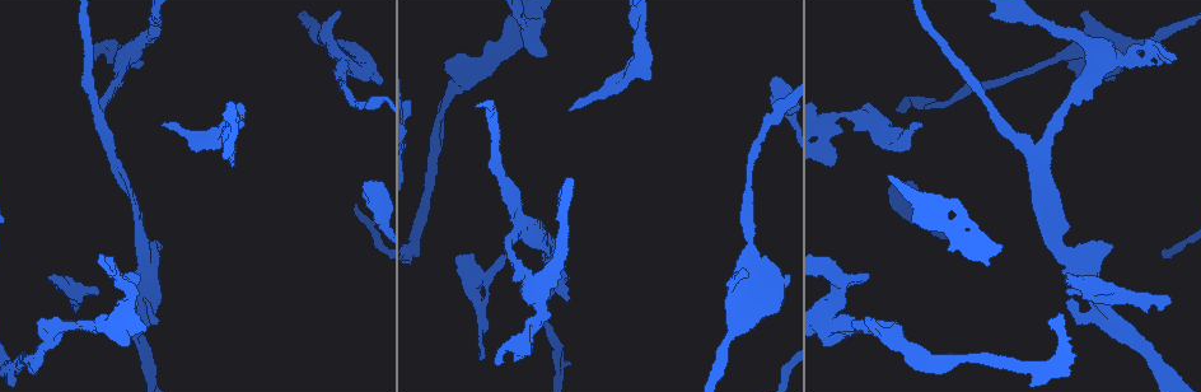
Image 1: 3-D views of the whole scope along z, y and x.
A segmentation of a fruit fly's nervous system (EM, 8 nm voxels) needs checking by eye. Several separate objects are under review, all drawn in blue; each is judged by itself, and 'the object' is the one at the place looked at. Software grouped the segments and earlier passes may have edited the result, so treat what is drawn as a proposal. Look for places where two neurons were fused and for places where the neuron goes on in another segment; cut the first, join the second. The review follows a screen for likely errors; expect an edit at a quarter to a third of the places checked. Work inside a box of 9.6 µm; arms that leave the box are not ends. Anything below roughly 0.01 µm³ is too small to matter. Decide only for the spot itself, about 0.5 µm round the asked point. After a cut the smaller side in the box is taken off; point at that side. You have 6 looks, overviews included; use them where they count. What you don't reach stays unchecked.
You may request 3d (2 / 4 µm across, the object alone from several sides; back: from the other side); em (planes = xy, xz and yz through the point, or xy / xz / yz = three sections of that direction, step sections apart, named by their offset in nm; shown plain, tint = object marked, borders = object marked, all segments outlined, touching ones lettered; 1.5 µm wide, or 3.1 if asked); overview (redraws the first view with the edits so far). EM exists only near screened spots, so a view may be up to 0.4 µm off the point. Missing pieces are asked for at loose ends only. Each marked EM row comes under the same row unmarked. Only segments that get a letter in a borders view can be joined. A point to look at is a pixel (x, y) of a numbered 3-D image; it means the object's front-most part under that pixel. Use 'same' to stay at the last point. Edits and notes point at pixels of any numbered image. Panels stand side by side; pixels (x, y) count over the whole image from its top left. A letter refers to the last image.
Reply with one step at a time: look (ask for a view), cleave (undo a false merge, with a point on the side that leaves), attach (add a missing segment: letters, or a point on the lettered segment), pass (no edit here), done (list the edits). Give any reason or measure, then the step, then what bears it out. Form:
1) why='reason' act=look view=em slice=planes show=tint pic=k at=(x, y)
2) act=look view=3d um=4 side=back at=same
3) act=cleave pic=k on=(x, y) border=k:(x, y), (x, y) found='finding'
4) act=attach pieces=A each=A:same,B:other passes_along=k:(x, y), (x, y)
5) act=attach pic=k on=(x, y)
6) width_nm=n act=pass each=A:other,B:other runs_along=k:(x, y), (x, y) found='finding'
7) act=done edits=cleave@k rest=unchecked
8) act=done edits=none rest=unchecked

why='thick turns thin' act=look view=em slice=xz step=8 show=tint pic=1 at=(525, 278)

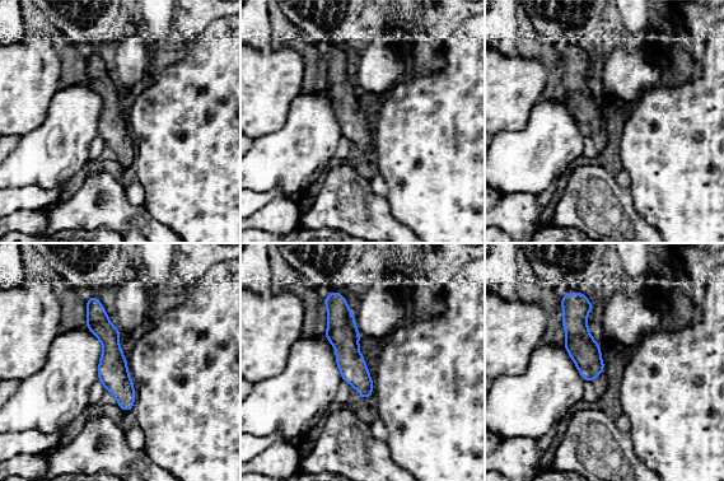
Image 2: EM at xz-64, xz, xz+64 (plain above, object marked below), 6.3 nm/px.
act=look view=em slice=yz step=4 show=borders at=same

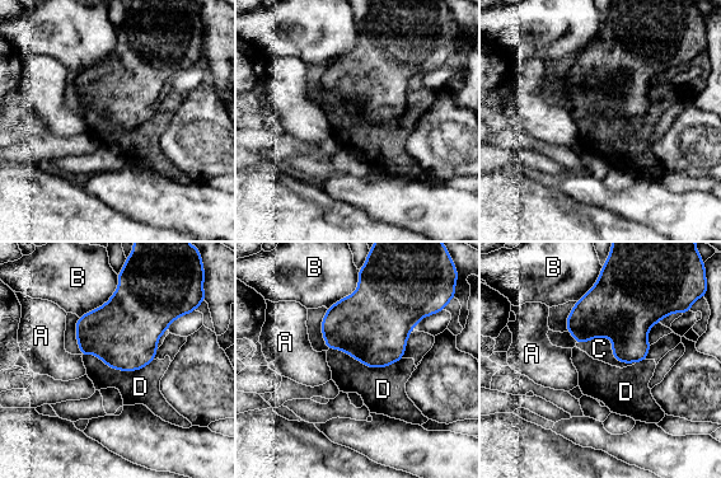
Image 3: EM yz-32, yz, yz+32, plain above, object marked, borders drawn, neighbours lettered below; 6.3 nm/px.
longest_contact=D:460nm act=pass each=A:other,B:other,C:other,D:other border=3:(117, 275), (115, 293), (79, 318) found='all the same neuron'

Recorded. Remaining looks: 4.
why='branch stops here' act=look view=3d um=4 pic=1 at=(160, 14)

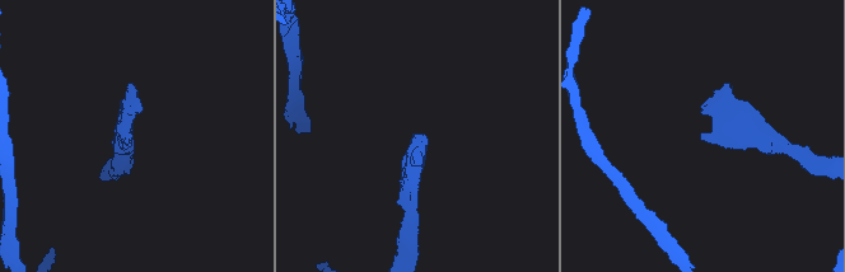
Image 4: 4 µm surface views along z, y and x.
why='now the EM' act=look view=em slice=planes show=borders pic=4 at=(130, 138)

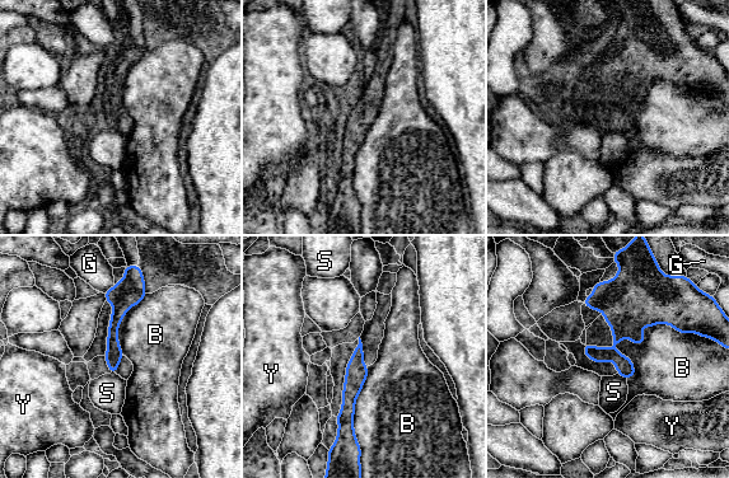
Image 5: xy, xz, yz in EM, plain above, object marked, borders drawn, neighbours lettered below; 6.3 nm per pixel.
longest_contact=B:700nm act=pass each=B:other,G:other,S:other,Y:other border=5:(694, 332), (587, 345) found='no lettered segment goes on from it'

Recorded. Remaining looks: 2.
act=look view=em slice=xy step=8 show=tint pic=1 at=(1169, 302)

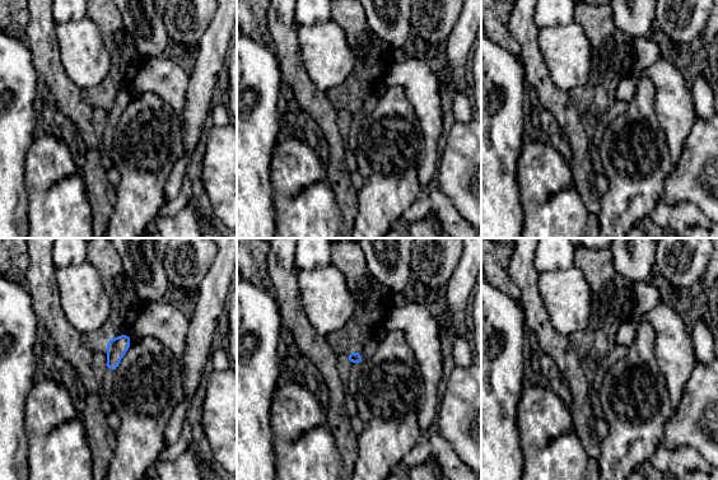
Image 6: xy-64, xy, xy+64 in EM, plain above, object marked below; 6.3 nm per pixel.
why='see the neighbours' act=look view=em slice=xy step=8 show=borders at=same

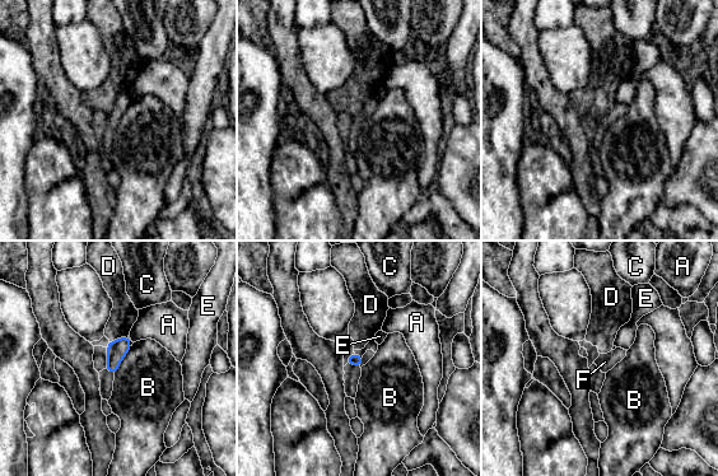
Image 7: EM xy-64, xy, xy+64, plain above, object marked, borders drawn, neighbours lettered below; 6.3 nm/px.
act=attach pieces=F each=A:other,B:other,C:other,D:other,E:other,F:same passes_along=7:(354, 359), (362, 360), (369, 354) found='the neuron continues'

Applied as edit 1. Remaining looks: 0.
act=done edits=attach@7 rest=unchecked

